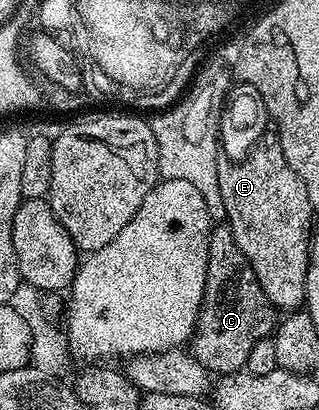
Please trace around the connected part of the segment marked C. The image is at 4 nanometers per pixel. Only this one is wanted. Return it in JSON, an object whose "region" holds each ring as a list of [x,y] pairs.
{"region":[[[228,225],[213,226],[208,235],[208,272],[204,300],[196,329],[190,340],[190,354],[213,376],[234,375],[248,366],[250,349],[275,332],[278,311],[267,299],[250,261],[235,244]]]}

